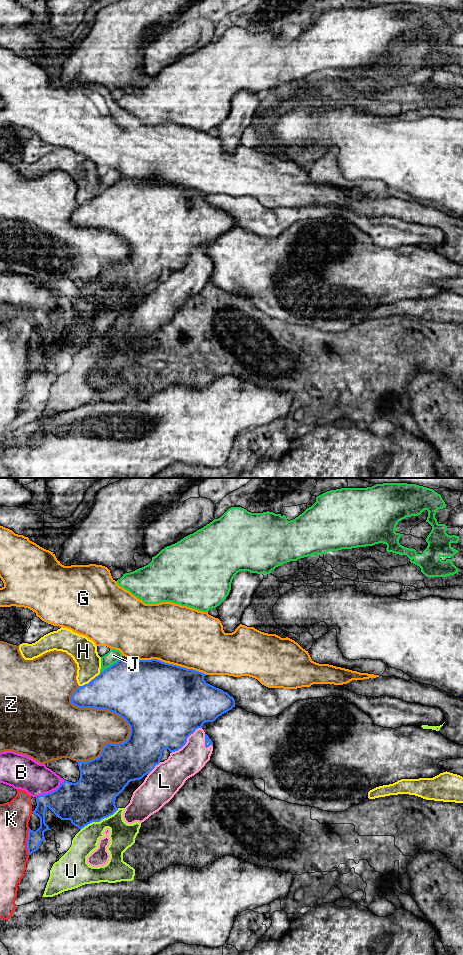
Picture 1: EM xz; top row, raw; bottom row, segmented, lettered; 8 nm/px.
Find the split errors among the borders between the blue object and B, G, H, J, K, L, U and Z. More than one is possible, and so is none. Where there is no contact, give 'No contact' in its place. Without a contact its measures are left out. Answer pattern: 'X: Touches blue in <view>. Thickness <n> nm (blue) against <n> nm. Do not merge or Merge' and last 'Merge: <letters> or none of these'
B: Touches blue in xz. Thickness 340 nm (blue) against 260 nm. Do not merge
G: Touches blue in xz. Thickness 500 nm (blue) against 480 nm. Do not merge
H: Touches blue in xz. Thickness 400 nm (blue) against 200 nm. Do not merge
J: Touches blue in xz. Thickness 480 nm (blue) against 100 nm. Do not merge
K: Touches blue in xz. Thickness 110 nm (blue) against 240 nm. Do not merge
L: Touches blue in xz. Thickness 480 nm (blue) against 240 nm. Merge
U: Touches blue in xz. Thickness 360 nm (blue) against 200 nm. Do not merge
Z: Touches blue in xz. Thickness 500 nm (blue) against 320 nm. Do not merge
Merge: L

